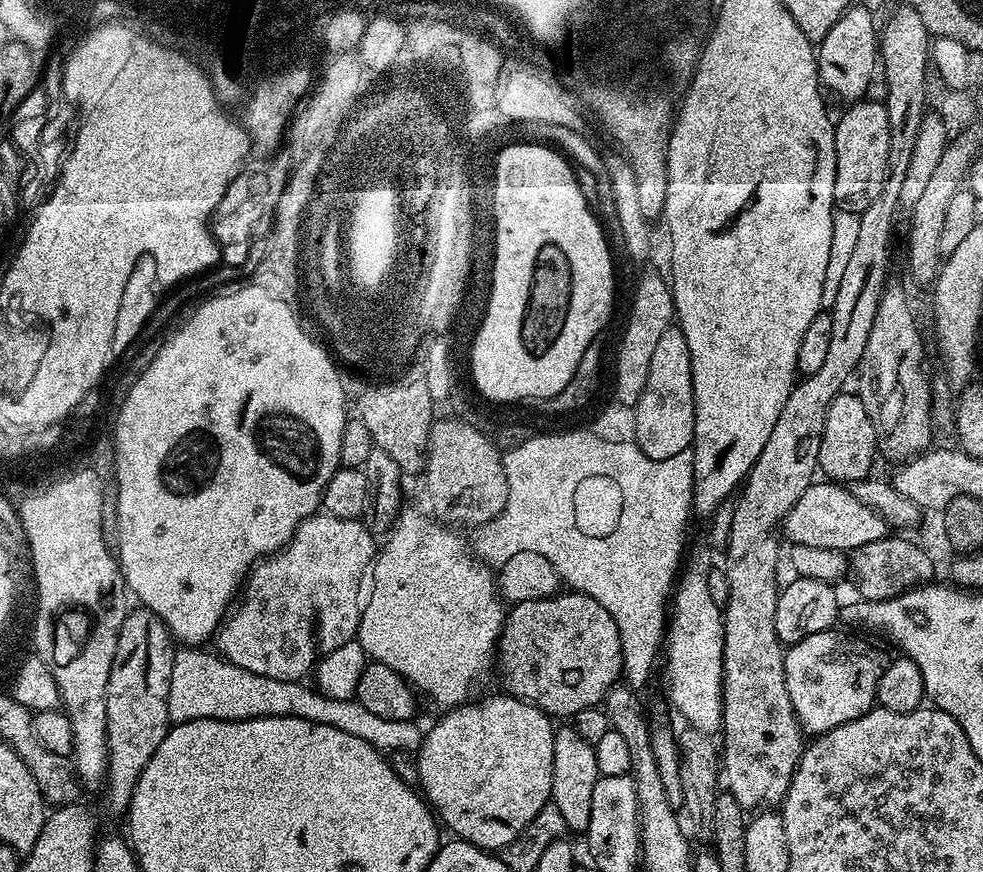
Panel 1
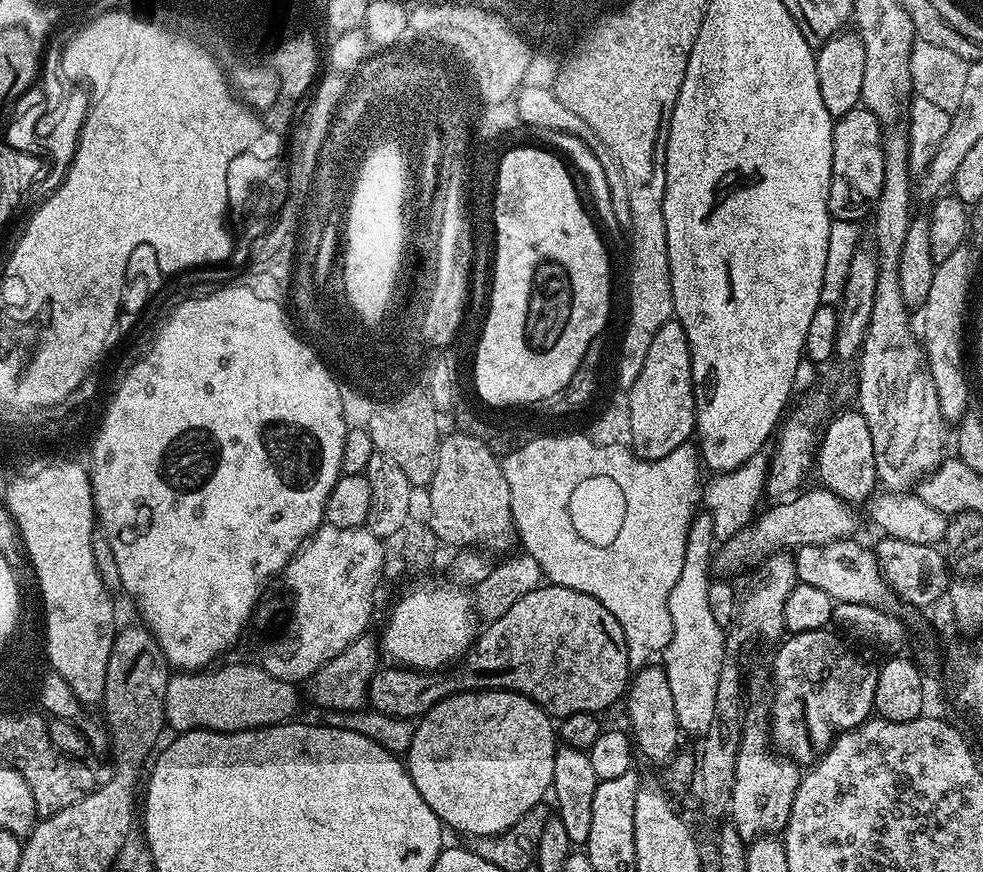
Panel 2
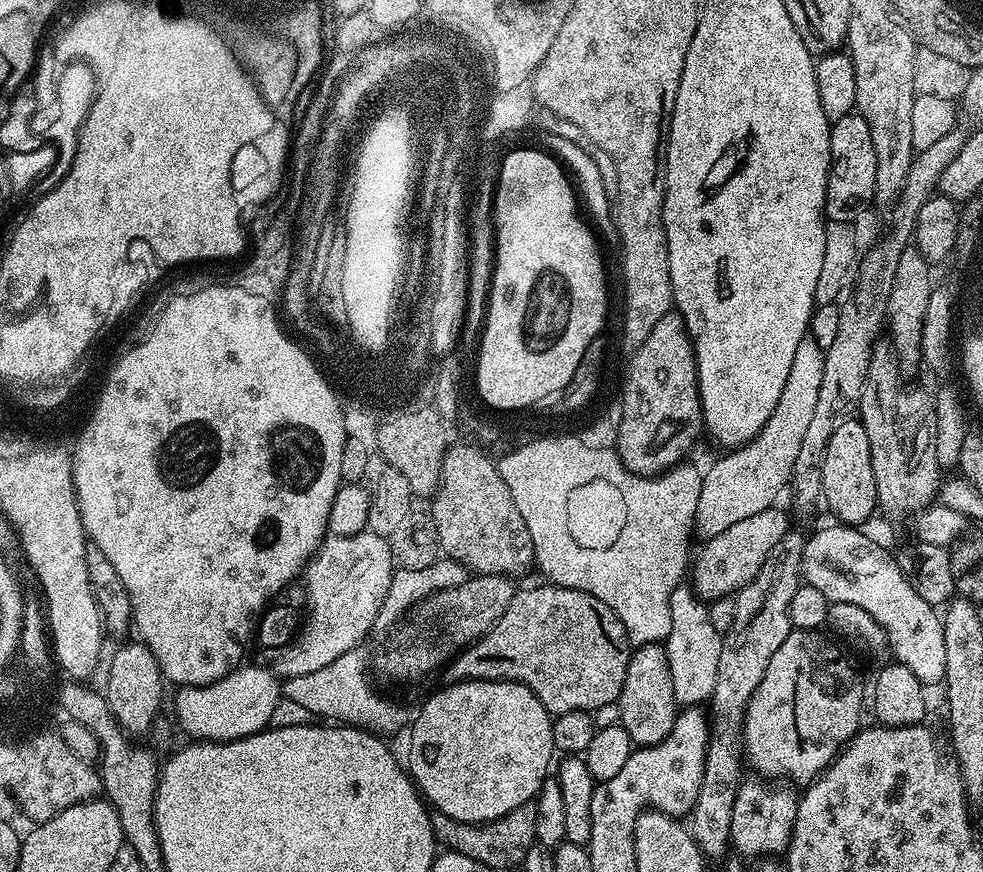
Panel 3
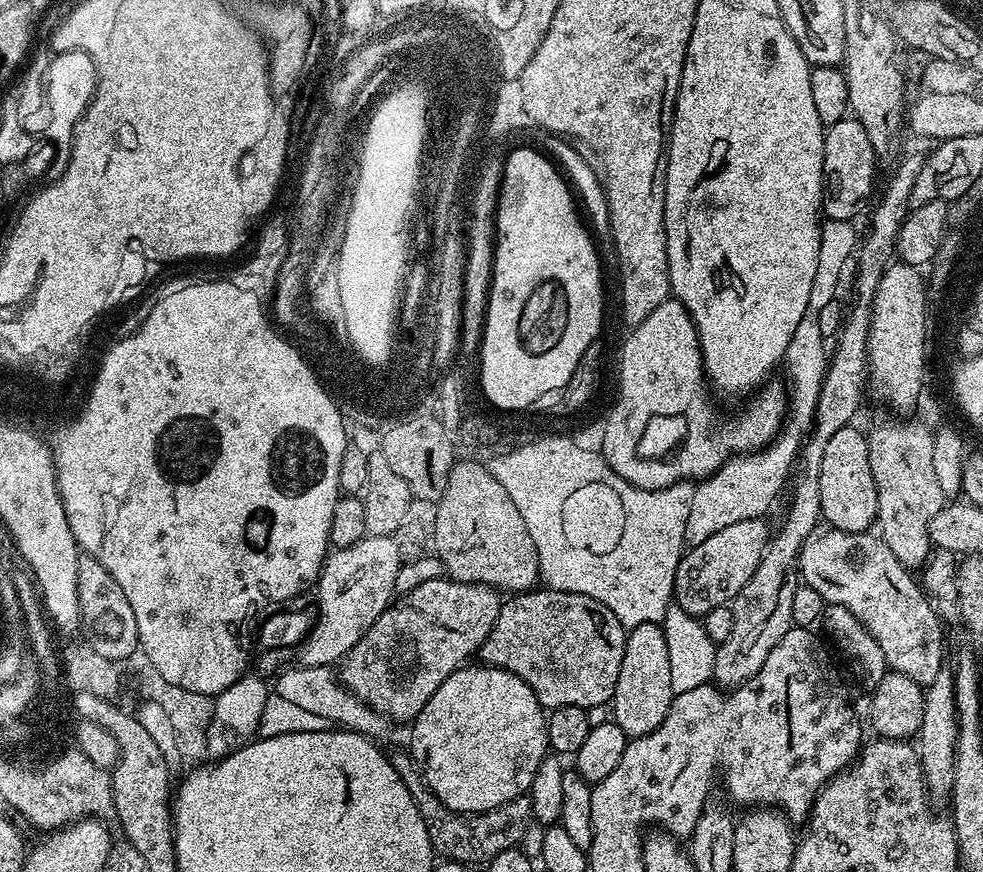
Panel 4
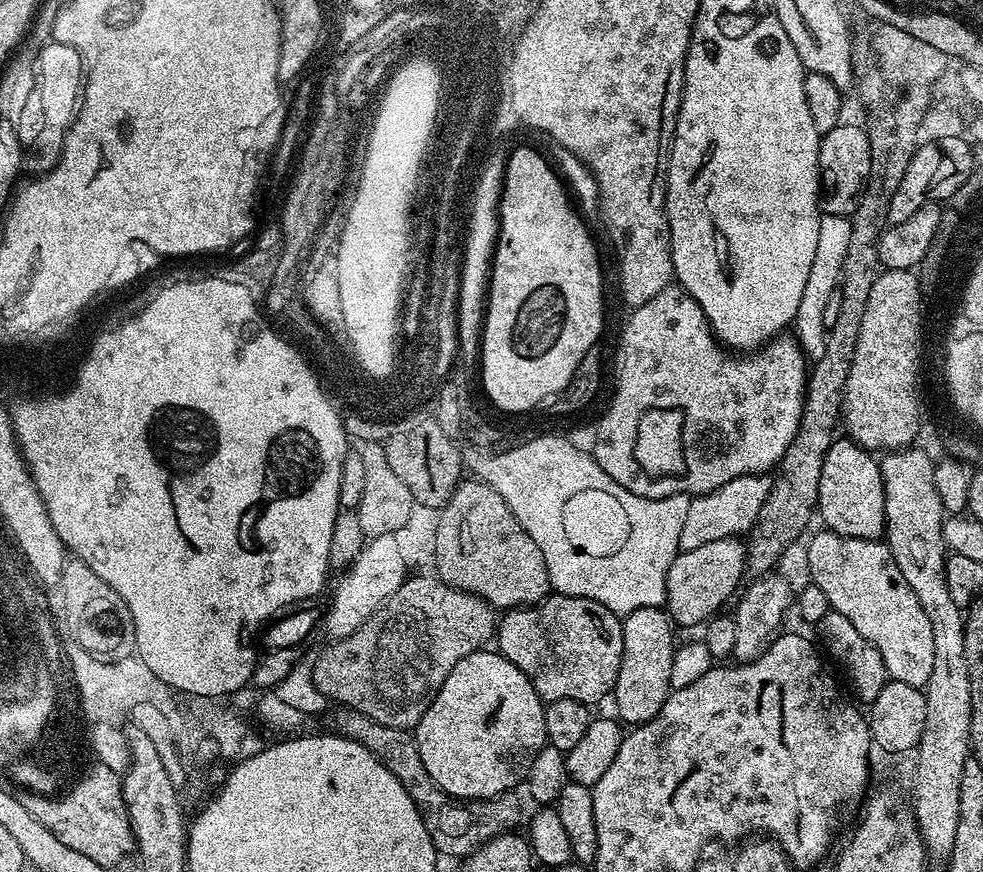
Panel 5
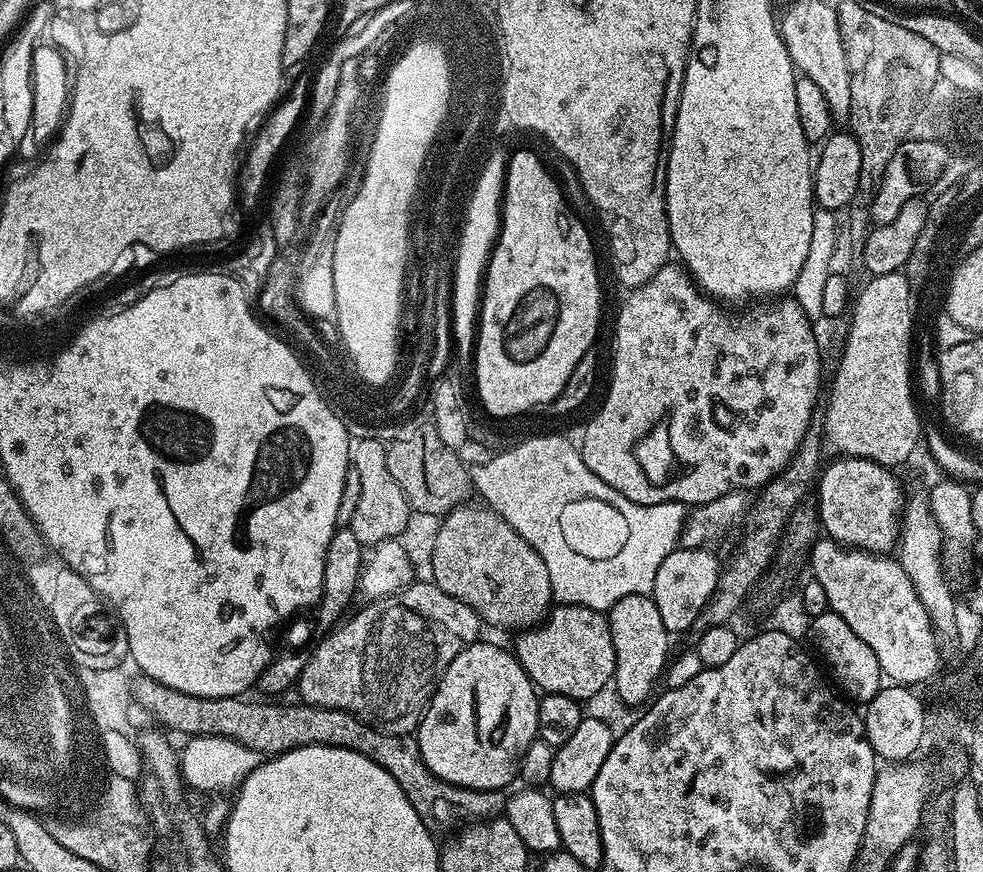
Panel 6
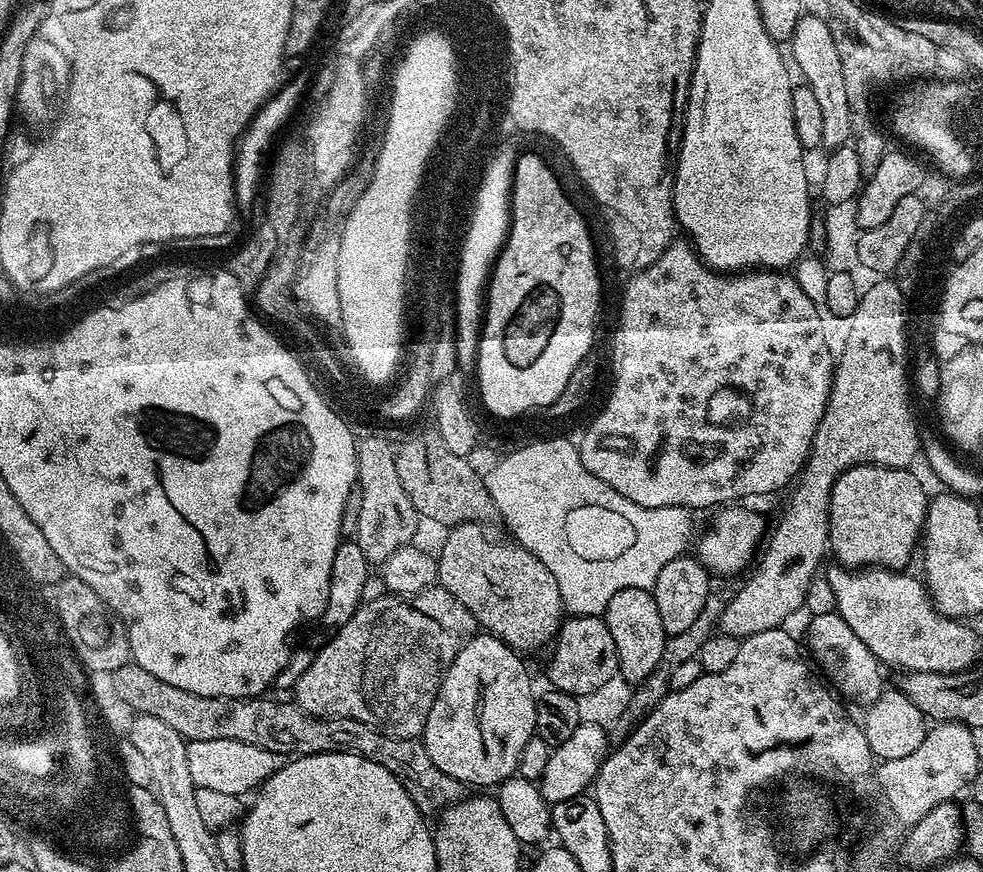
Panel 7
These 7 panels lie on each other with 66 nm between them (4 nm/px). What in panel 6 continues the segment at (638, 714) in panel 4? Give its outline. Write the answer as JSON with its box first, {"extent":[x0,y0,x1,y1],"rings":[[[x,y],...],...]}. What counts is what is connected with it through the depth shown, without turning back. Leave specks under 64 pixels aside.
{"extent":[606,594,670,705],"rings":[[[630,594],[609,608],[606,615],[616,651],[614,689],[616,688],[624,704],[647,705],[657,691],[656,683],[661,683],[670,663],[670,655],[668,656],[670,633],[666,626],[662,626],[658,606],[653,602],[651,595]]]}

